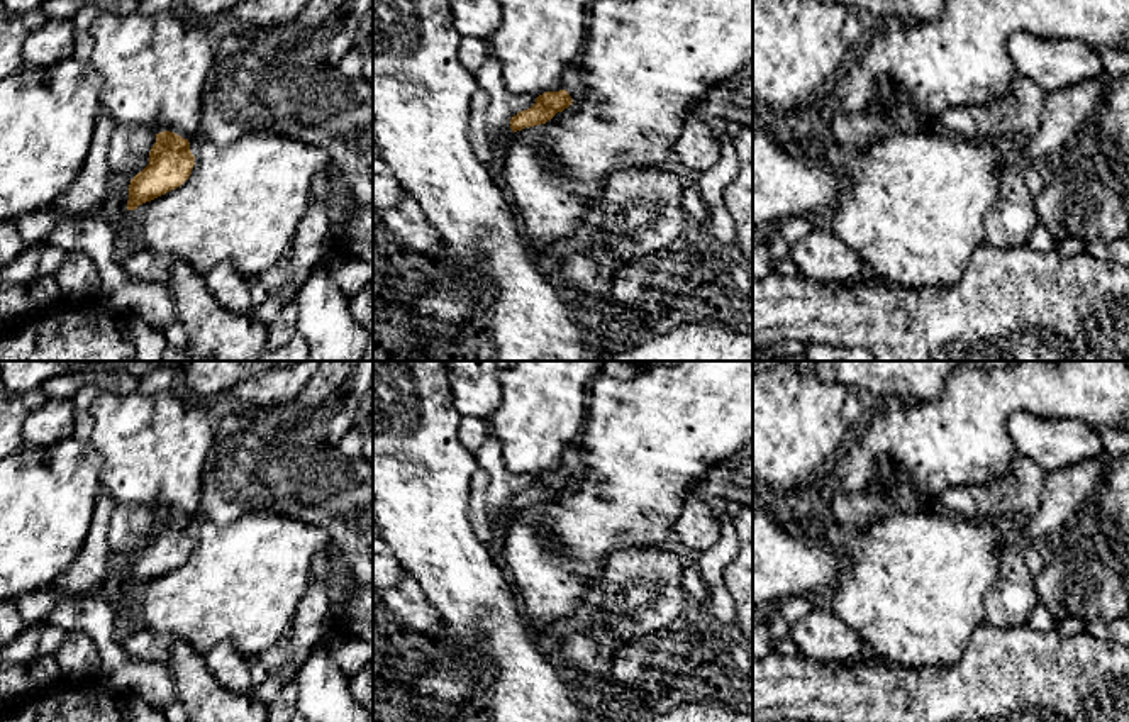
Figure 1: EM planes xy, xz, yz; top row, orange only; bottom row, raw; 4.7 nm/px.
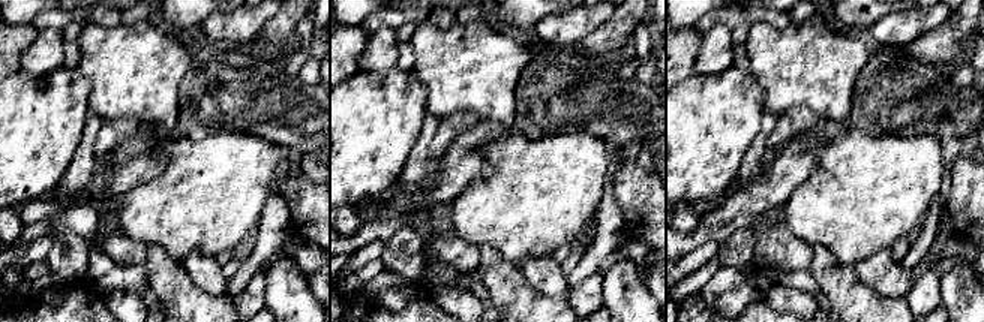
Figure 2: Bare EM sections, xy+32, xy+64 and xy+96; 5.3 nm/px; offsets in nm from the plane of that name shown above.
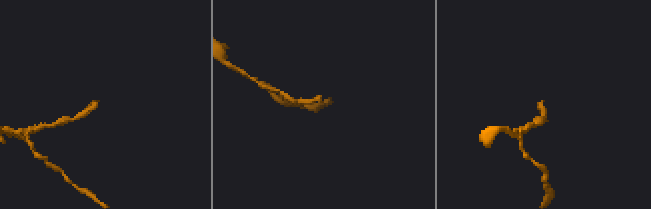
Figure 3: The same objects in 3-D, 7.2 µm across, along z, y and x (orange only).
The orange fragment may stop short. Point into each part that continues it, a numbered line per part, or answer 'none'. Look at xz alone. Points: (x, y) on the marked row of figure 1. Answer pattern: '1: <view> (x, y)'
1: xz (575, 85)

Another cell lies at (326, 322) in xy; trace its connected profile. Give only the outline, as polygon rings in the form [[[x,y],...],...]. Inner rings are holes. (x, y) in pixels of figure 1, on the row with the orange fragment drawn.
[[[327,261],[317,264],[297,283],[297,332],[307,341],[309,361],[361,361],[368,334],[351,312],[351,302],[331,275]]]

